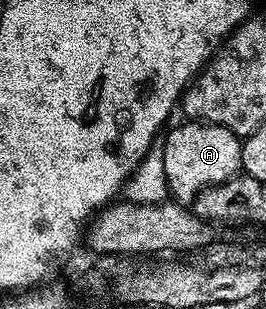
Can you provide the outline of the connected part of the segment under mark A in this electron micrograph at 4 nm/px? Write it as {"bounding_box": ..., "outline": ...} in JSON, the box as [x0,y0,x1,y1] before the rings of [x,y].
{"bounding_box":[160,123,242,202],"outline":[[[184,123],[178,128],[170,127],[163,136],[165,144],[160,145],[169,195],[177,202],[191,202],[204,188],[227,182],[242,171],[242,137],[218,124]]]}

